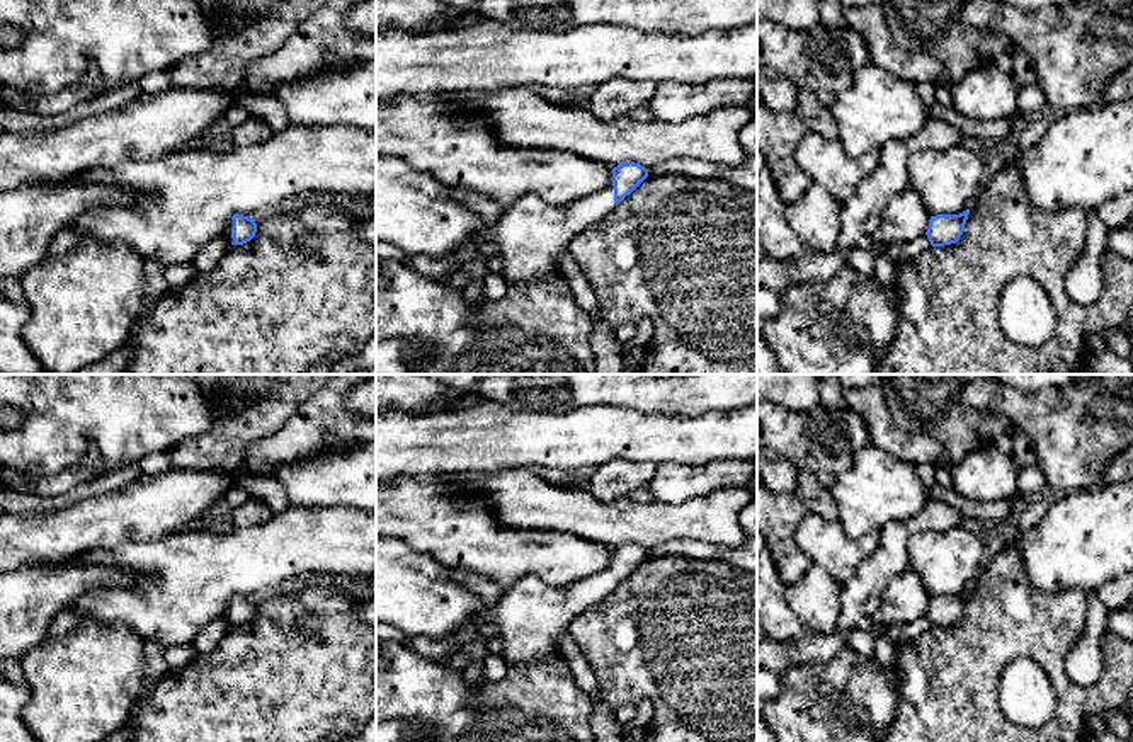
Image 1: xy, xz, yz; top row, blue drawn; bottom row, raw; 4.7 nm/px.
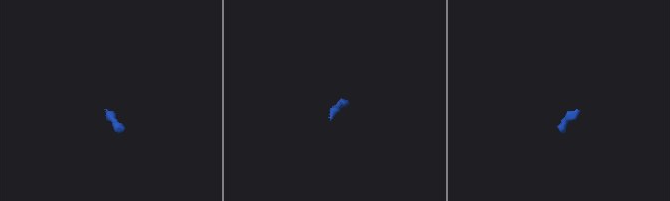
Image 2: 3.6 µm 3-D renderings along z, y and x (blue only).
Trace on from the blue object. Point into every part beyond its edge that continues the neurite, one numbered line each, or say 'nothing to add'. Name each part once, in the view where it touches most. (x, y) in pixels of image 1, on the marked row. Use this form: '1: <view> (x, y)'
1: xz (414, 211)

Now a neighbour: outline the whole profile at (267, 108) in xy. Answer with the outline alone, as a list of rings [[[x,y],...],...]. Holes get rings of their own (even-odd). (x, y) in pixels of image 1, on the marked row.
[[[248,92],[236,97],[236,106],[247,106],[255,119],[265,121],[274,133],[286,129],[291,123],[282,102],[272,95],[250,95]]]

